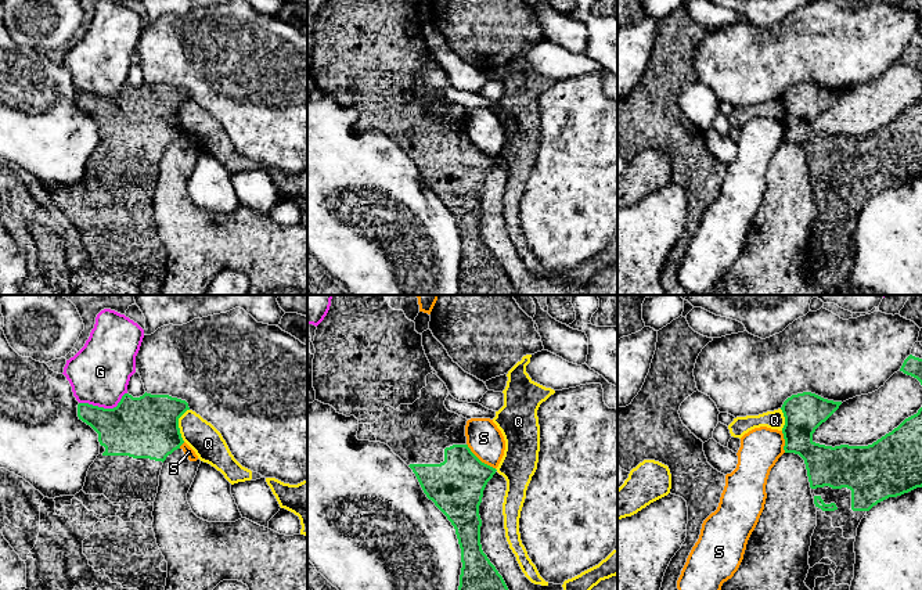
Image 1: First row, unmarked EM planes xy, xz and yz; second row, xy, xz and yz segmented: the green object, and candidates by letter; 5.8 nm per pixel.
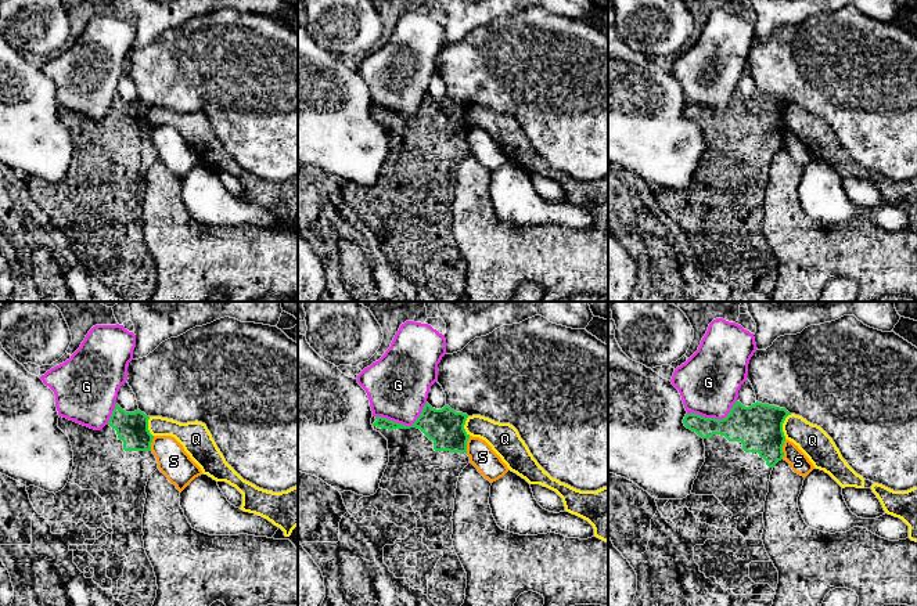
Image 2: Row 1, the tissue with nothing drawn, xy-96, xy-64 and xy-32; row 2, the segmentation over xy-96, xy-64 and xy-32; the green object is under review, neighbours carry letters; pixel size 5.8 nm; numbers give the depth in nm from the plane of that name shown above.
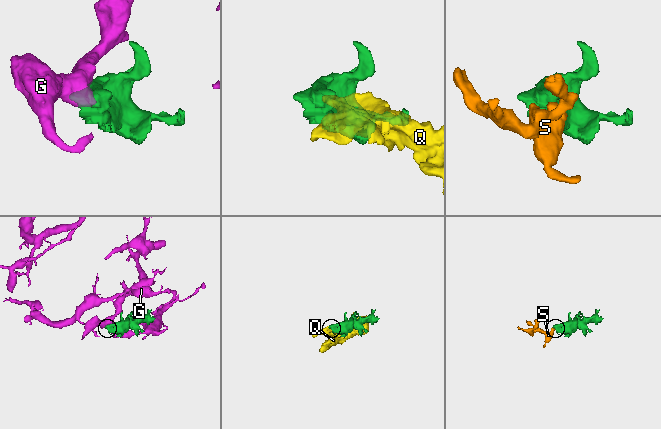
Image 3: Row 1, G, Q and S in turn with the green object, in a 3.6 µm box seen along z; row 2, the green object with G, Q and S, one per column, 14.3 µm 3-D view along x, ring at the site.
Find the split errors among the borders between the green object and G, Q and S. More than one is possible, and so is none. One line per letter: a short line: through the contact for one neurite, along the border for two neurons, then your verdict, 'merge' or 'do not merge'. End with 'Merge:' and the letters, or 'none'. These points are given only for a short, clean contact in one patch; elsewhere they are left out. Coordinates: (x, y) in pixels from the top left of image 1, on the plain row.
G: do not merge
Q: xy (188, 99), (179, 108), (179, 122), (183, 130) | do not merge
S: xz (467, 133), (482, 151), (494, 158) | do not merge
Merge: none

